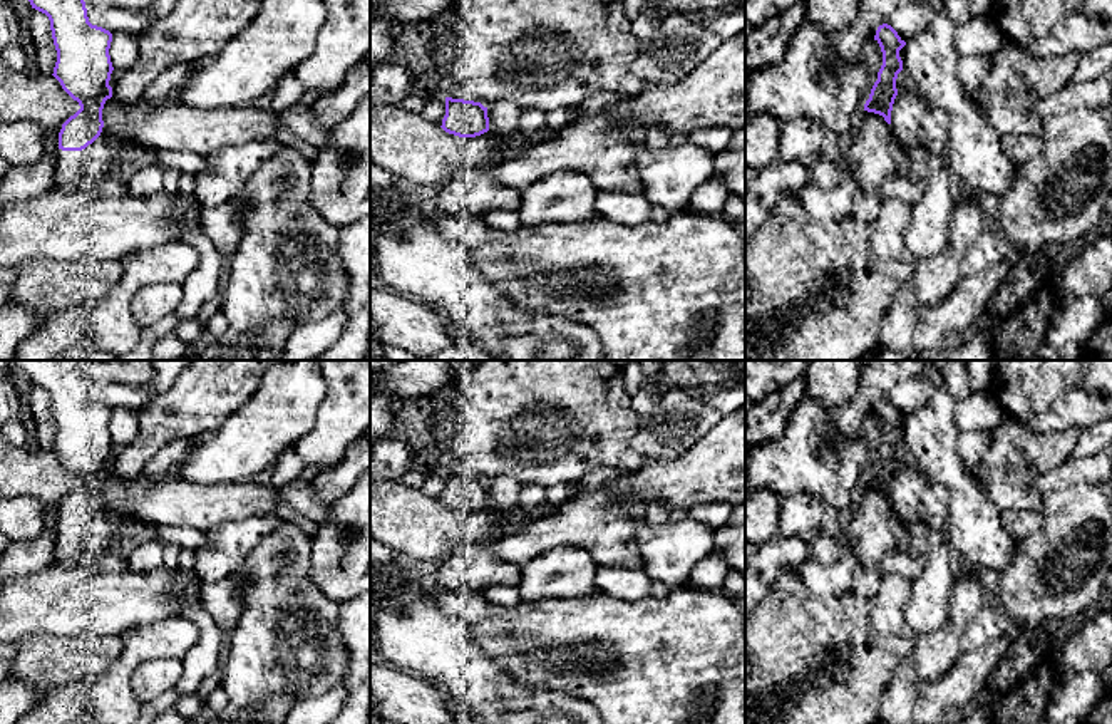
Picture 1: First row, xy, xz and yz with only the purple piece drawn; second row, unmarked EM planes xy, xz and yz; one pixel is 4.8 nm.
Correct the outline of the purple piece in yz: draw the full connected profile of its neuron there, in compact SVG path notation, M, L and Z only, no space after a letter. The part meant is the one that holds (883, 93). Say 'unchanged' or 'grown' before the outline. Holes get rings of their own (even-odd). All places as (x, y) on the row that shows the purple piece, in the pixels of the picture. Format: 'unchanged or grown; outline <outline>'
unchanged; outline M888 23L878 27L874 40L881 47L883 65L878 72L878 80L871 89L869 99L864 104L864 111L879 114L888 124L891 124L891 111L898 96L896 79L903 70L899 50L906 45L906 42Z

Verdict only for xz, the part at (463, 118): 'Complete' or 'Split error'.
Complete

